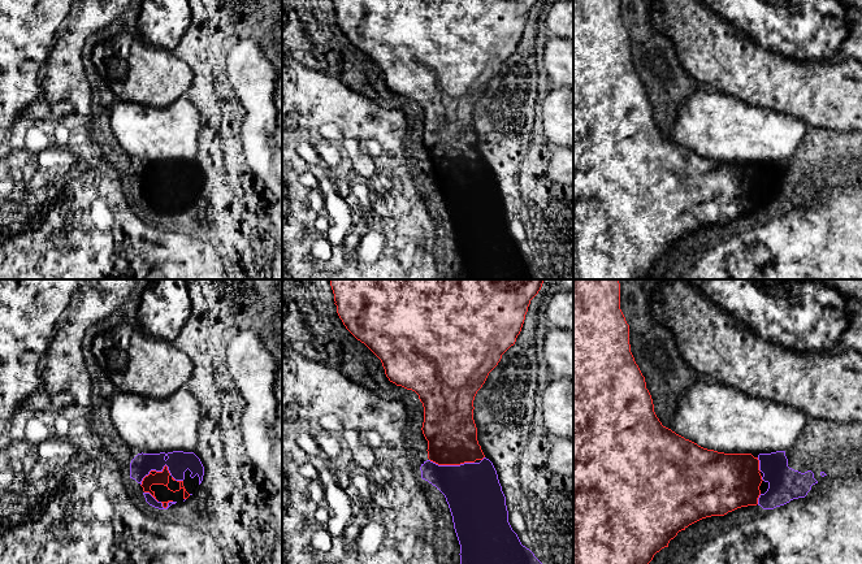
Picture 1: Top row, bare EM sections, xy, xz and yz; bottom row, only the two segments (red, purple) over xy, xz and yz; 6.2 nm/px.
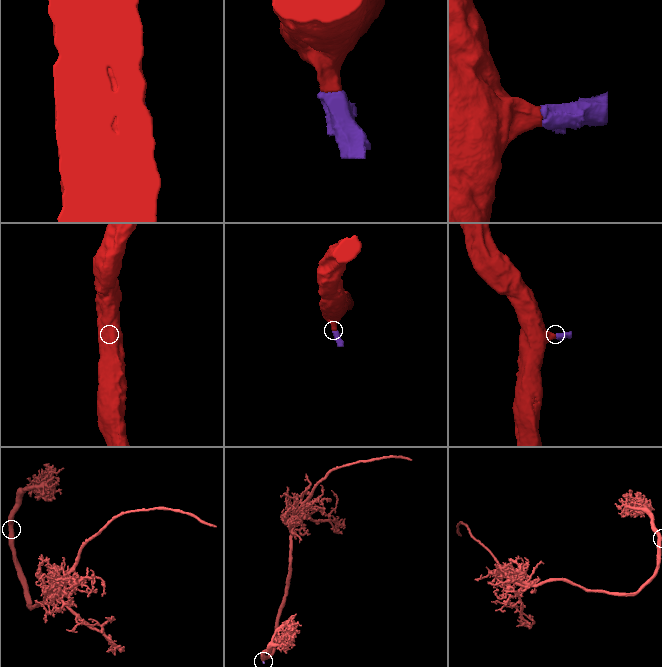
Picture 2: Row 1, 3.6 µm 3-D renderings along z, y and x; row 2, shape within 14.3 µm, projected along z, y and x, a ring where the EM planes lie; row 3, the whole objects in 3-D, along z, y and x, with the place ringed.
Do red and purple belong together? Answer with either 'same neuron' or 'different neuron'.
same neuron

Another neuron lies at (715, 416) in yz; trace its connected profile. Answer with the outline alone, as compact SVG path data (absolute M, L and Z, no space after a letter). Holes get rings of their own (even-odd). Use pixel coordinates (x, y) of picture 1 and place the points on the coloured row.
M703 377L677 400L670 428L698 446L724 454L771 454L789 450L802 433L807 416L768 399L749 396L735 387Z

